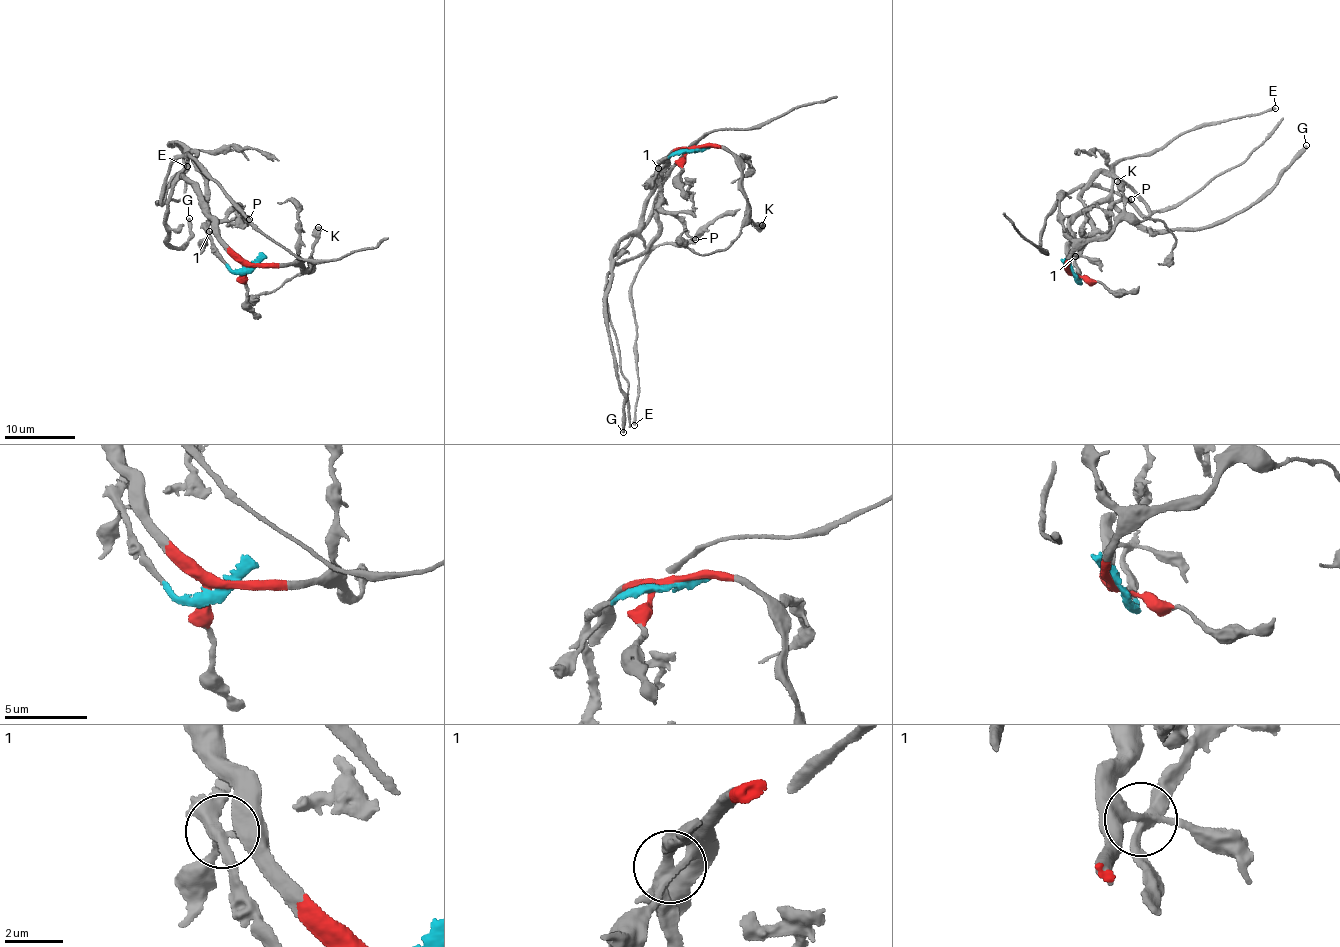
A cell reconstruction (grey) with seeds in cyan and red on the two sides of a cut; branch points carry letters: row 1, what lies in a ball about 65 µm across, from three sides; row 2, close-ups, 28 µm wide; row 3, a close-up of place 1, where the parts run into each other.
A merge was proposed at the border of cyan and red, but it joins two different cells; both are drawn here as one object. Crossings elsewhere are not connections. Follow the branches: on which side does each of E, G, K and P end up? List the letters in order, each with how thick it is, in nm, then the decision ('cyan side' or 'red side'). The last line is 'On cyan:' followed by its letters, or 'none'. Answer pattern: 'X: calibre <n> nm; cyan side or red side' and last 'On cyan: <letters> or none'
E: calibre 320 nm; red side
G: calibre 300 nm; red side
K: calibre 650 nm; red side
P: calibre 320 nm; cyan side
On cyan: P

